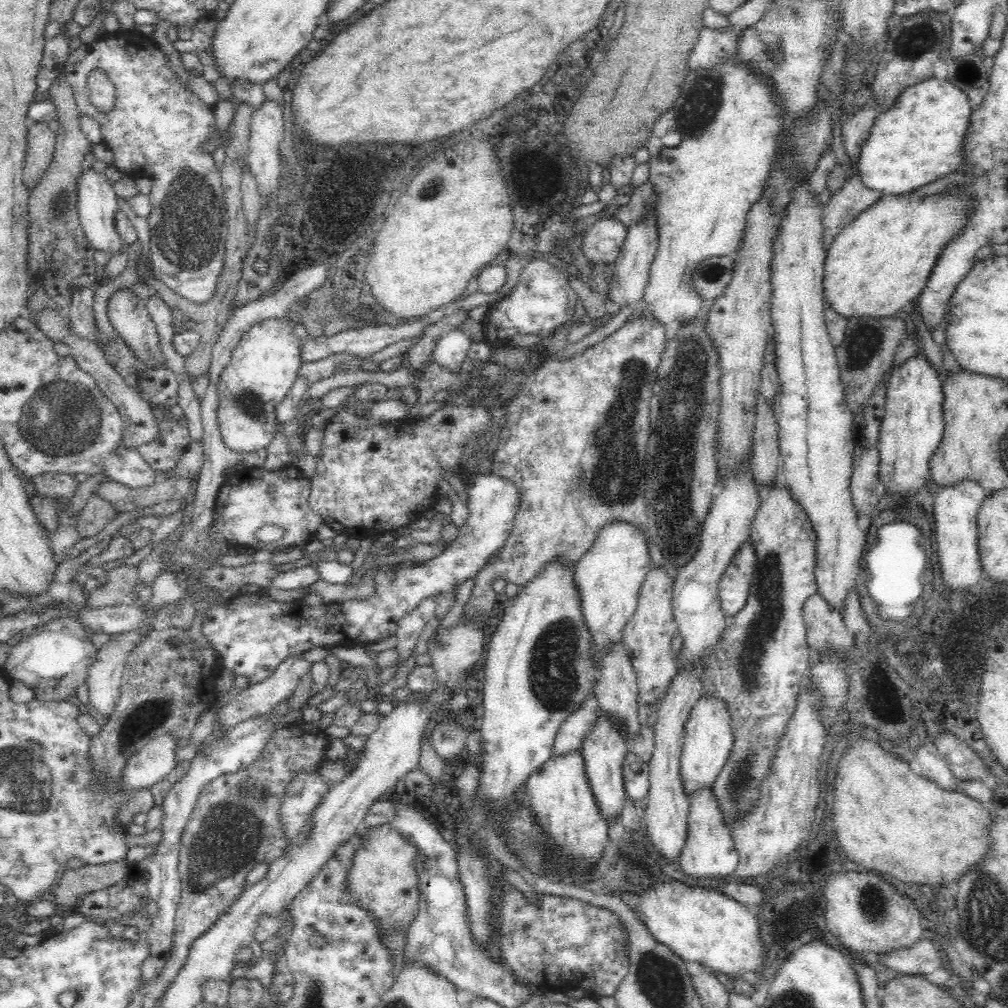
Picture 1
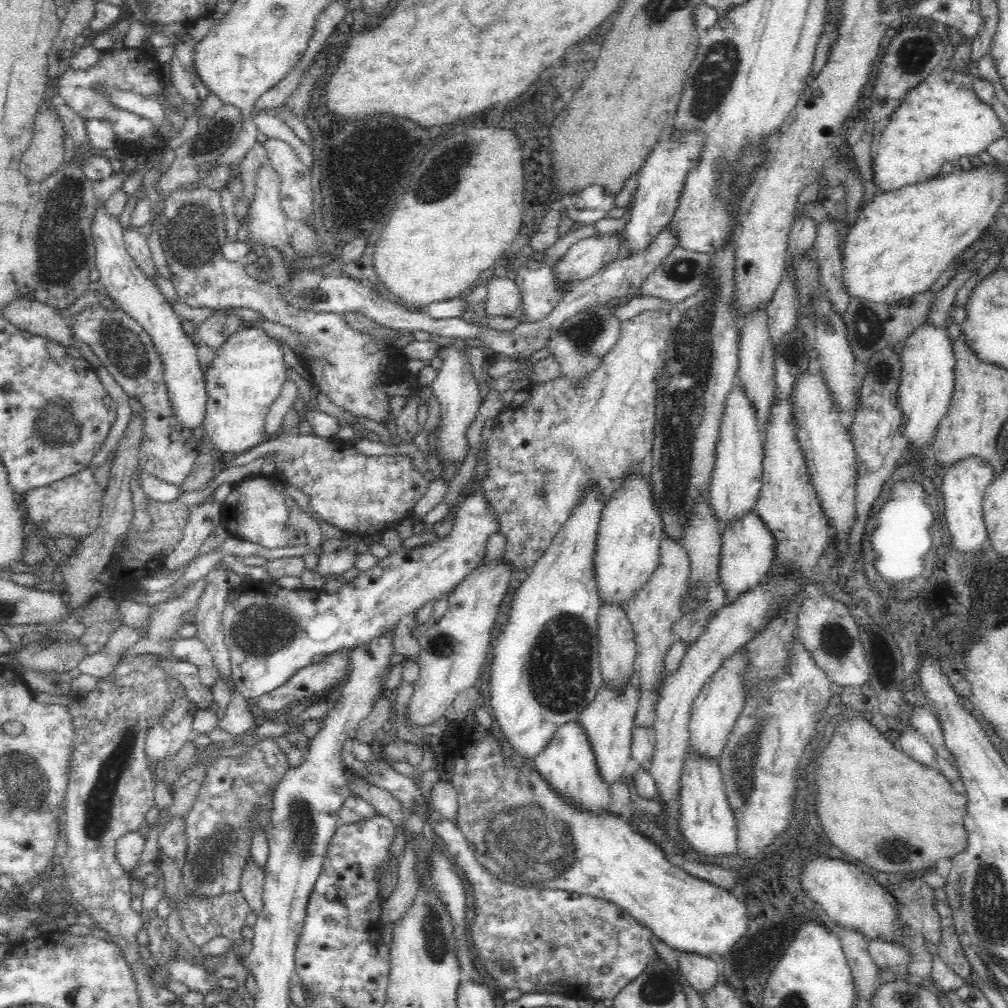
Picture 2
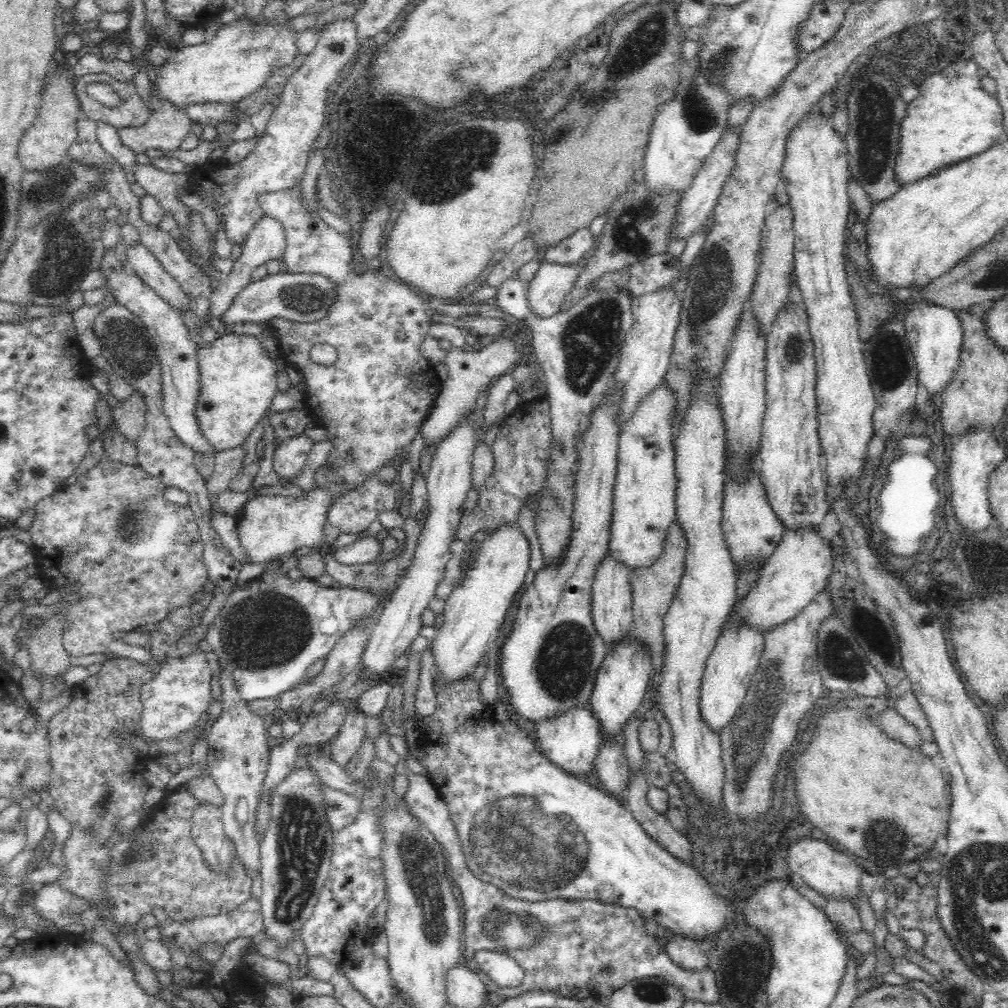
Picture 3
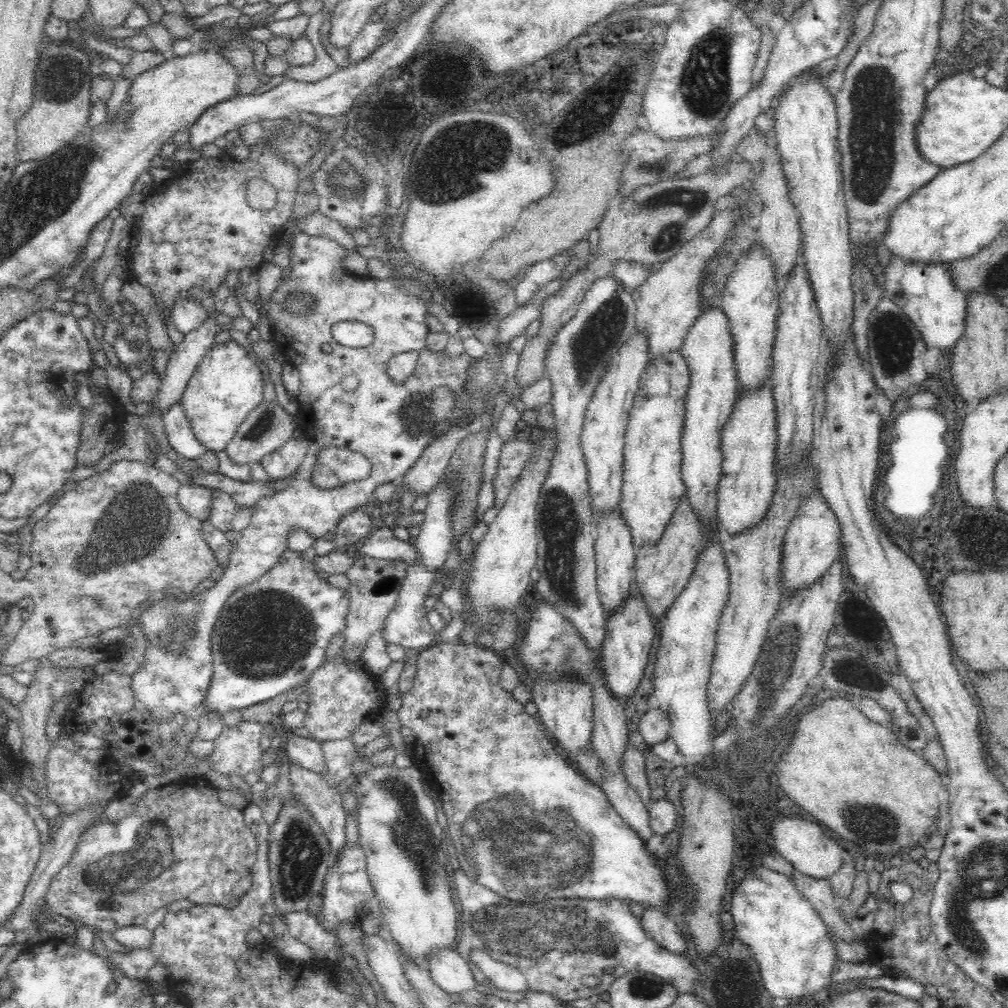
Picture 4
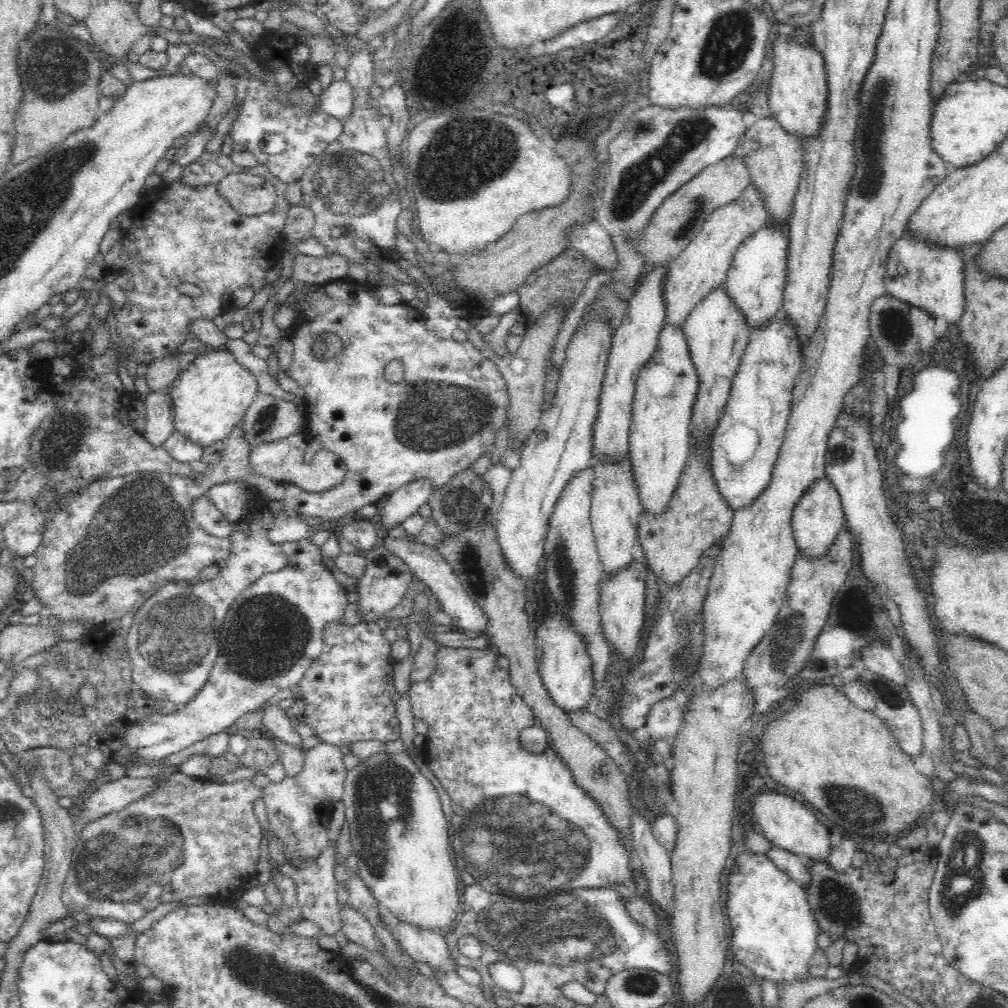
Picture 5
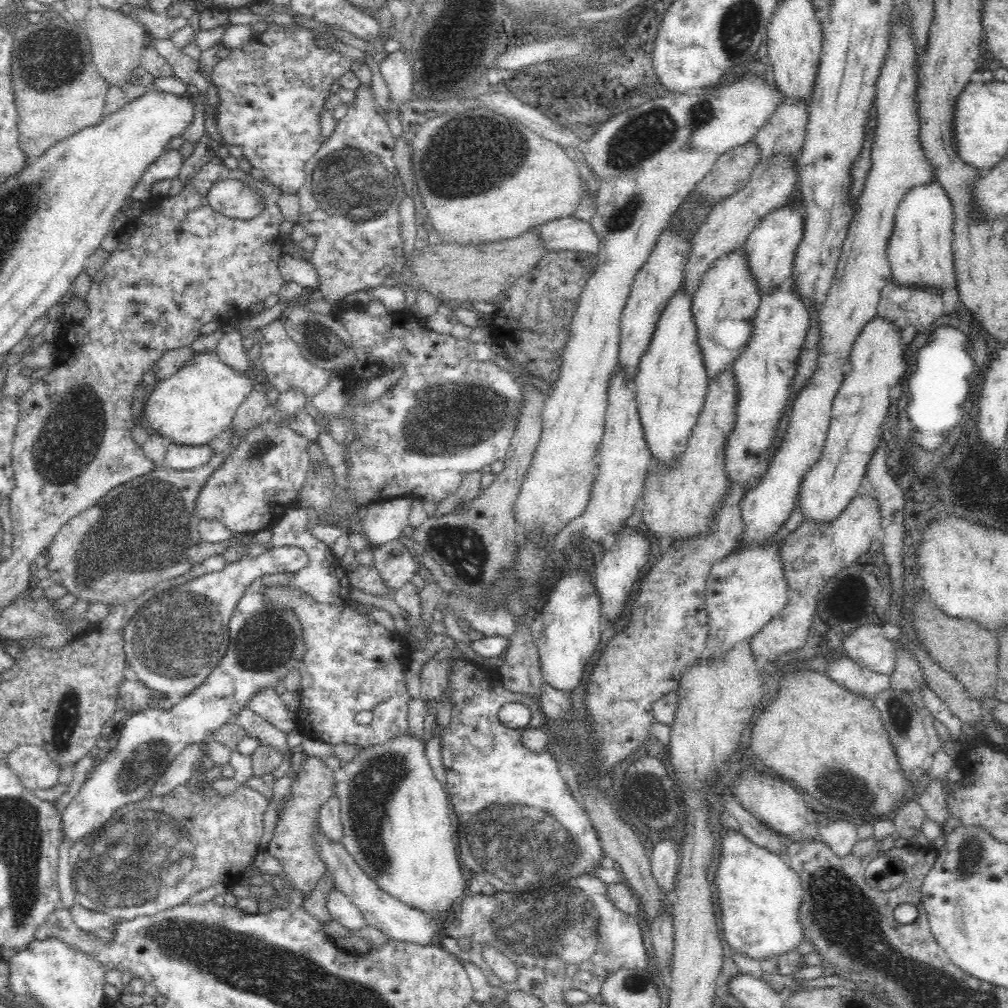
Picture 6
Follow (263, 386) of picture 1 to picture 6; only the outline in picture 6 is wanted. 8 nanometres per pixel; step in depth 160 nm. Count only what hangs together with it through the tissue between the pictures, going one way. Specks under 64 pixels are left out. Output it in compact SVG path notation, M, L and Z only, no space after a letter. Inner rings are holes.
M214 350L195 352L178 372L149 389L142 415L149 431L155 430L176 444L208 445L231 426L240 404L257 386L255 375L230 368Z

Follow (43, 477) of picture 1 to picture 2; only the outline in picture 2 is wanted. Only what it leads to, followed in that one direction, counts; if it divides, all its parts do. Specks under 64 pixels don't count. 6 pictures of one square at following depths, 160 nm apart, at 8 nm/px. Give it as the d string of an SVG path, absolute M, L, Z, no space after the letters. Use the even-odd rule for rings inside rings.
M82 469L52 484L30 488L22 498L30 526L44 526L56 537L78 536L80 540L94 533L99 526L104 489L98 485L92 470Z

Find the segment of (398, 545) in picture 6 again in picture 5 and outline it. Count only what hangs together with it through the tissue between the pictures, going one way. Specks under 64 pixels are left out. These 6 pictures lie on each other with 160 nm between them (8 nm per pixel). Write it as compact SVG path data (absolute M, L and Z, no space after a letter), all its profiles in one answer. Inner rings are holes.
M382 545L380 547L374 546L372 549L363 552L363 558L366 562L366 572L356 582L358 596L356 614L360 616L360 622L362 623L381 622L382 618L404 598L413 575L408 566L398 556L391 554Z

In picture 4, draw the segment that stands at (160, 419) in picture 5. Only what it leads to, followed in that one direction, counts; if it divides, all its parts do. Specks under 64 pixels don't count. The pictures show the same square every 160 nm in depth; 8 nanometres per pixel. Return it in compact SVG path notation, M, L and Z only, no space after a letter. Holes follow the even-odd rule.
M207 313L206 320L196 326L194 330L184 333L182 342L169 351L170 361L167 364L166 376L161 382L155 404L162 413L176 400L181 400L188 380L195 372L204 354L215 343L220 322L216 316Z

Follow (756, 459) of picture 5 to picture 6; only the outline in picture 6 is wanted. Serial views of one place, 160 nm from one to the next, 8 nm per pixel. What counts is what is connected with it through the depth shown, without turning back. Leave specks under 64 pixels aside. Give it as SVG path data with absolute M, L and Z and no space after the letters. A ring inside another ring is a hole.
M788 279L771 293L761 296L749 341L731 368L734 381L736 381L736 408L734 408L736 420L724 444L724 471L726 471L726 478L730 484L734 483L742 487L750 485L750 488L754 488L760 482L769 467L770 454L767 450L773 447L780 419L788 408L793 391L793 380L797 373L797 360L810 328L807 306L802 303L798 293L794 291L792 283L791 279Z

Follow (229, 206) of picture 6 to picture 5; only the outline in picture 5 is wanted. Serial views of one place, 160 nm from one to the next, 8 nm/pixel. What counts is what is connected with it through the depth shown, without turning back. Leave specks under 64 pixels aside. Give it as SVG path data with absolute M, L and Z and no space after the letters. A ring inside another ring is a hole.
M232 173L223 176L217 187L234 210L248 216L270 210L277 199L276 187L260 175Z

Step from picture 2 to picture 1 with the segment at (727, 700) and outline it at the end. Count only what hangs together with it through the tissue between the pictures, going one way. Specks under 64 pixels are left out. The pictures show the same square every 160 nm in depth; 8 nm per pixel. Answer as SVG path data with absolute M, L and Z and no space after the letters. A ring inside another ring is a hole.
M716 697L698 699L684 724L684 740L680 750L680 779L682 791L688 800L696 791L711 788L728 758L730 746L732 746L732 729L726 703Z

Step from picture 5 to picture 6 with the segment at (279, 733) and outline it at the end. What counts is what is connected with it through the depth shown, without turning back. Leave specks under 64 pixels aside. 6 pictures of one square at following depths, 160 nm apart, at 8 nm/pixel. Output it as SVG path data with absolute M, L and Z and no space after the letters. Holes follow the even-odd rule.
M268 687L255 694L248 707L278 730L286 734L297 732L297 713L284 704L274 688Z

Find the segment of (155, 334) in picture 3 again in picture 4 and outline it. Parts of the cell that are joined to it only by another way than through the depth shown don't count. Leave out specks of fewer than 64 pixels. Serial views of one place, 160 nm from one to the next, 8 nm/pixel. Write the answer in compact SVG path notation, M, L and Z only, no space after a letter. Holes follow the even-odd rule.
M176 400L162 413L169 446L184 458L198 458L204 454L213 455L197 438L187 419L181 400Z

